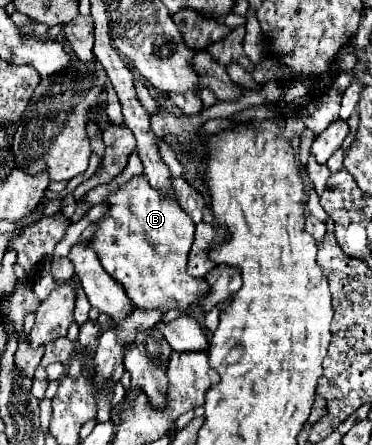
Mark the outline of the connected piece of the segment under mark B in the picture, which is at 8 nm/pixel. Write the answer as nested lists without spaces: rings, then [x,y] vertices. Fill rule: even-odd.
[[[145,175],[133,177],[117,193],[111,193],[107,203],[111,209],[105,215],[105,219],[99,221],[99,231],[93,235],[93,241],[89,245],[97,253],[103,269],[115,281],[119,281],[123,285],[127,297],[133,301],[133,305],[139,309],[157,309],[161,313],[171,311],[171,309],[185,313],[189,309],[199,307],[201,299],[209,293],[209,283],[207,283],[207,279],[197,279],[187,273],[195,223],[179,207],[179,203],[169,201],[169,197],[161,197],[161,193],[151,189],[149,181],[145,181]]]

